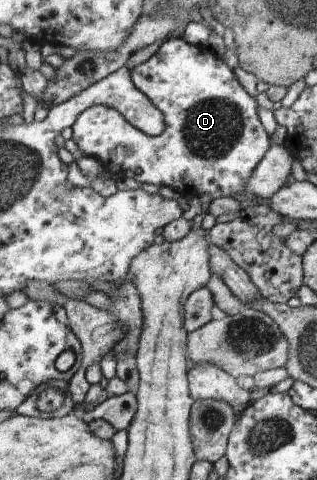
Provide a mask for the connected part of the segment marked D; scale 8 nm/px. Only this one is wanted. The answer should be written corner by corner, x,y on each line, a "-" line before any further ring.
183,37
168,39
152,57
131,70
131,77
136,87
165,116
166,130
158,136
143,133
118,110
101,104
84,111
71,128
72,140
83,155
98,160
114,178
132,178
140,185
167,186
189,197
204,194
212,199
230,195
234,195
234,198
245,195
249,201
257,198
247,193
247,182
272,145
268,131
260,123
254,93
248,92
240,84
234,69
230,69
222,57
207,47
186,42

